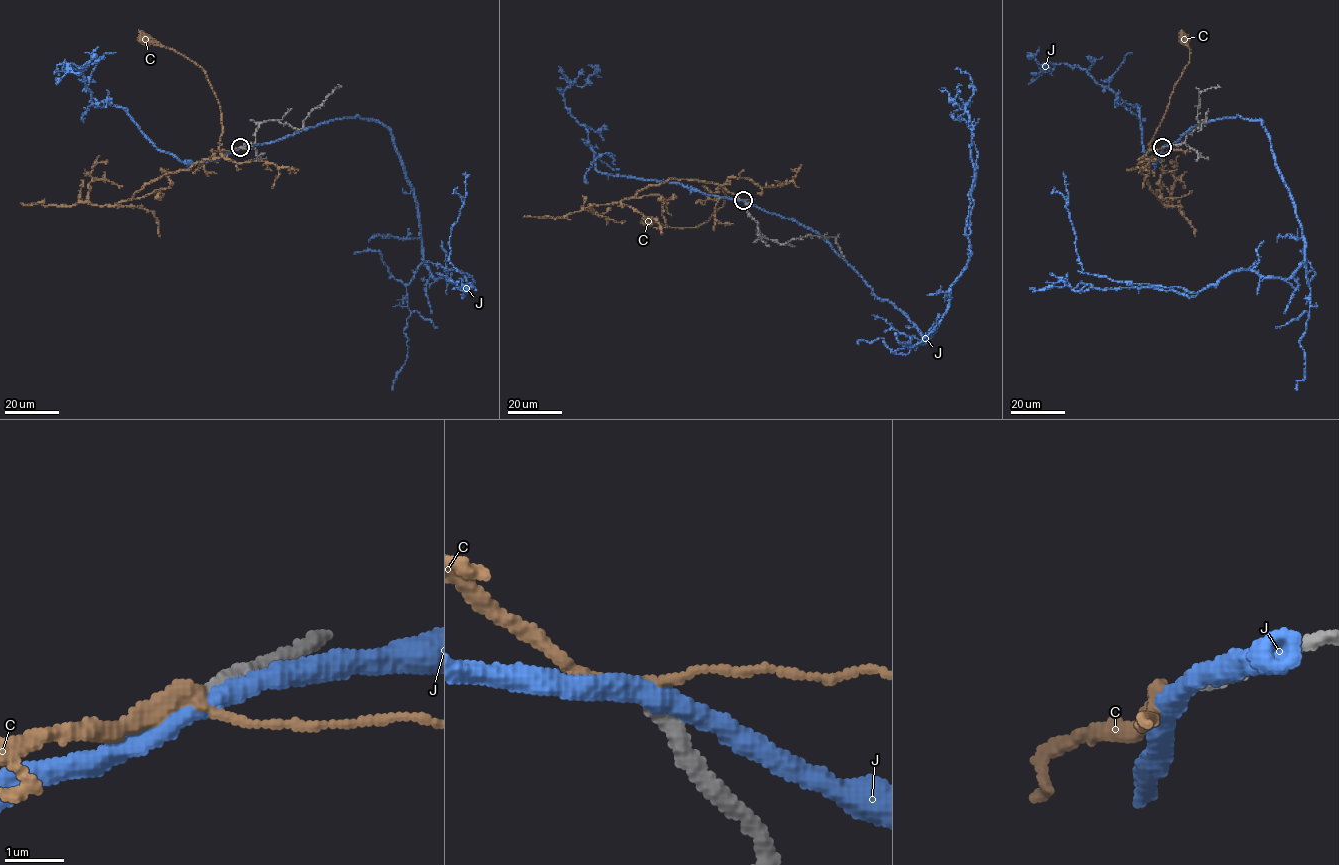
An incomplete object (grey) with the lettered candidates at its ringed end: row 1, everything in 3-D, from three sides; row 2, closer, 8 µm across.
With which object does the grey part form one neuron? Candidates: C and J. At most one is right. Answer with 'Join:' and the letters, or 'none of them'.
Join: C

